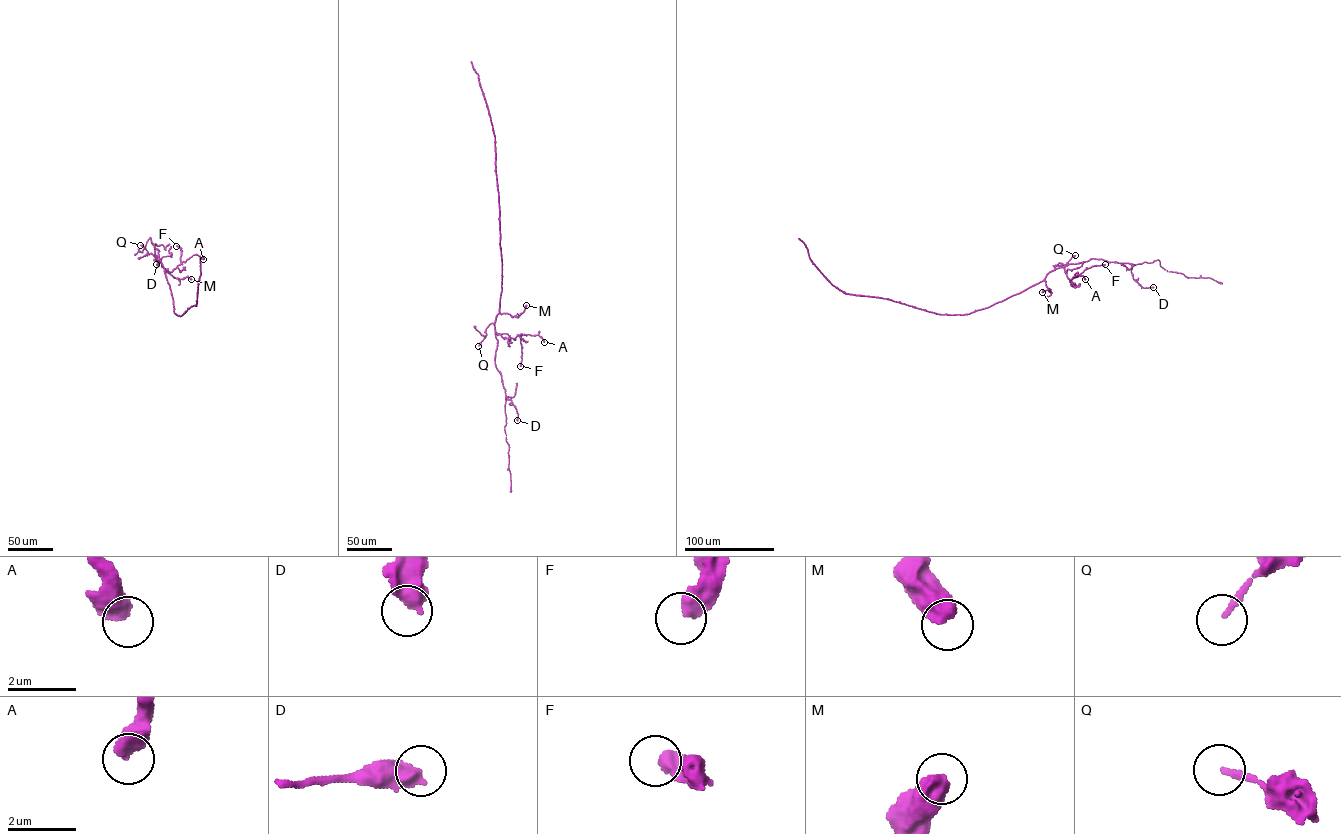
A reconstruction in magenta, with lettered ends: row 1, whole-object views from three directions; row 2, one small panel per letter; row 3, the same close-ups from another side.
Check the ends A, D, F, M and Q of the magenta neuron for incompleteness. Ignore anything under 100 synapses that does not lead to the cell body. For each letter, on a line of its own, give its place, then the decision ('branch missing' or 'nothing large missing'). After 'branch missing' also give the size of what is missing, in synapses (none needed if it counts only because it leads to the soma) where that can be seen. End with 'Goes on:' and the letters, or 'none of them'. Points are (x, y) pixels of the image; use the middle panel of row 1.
A: at (544, 342); nothing large missing
D: at (517, 420); nothing large missing
F: at (520, 366); nothing large missing
M: at (526, 305); nothing large missing
Q: at (478, 346); nothing large missing
Goes on: none of them

